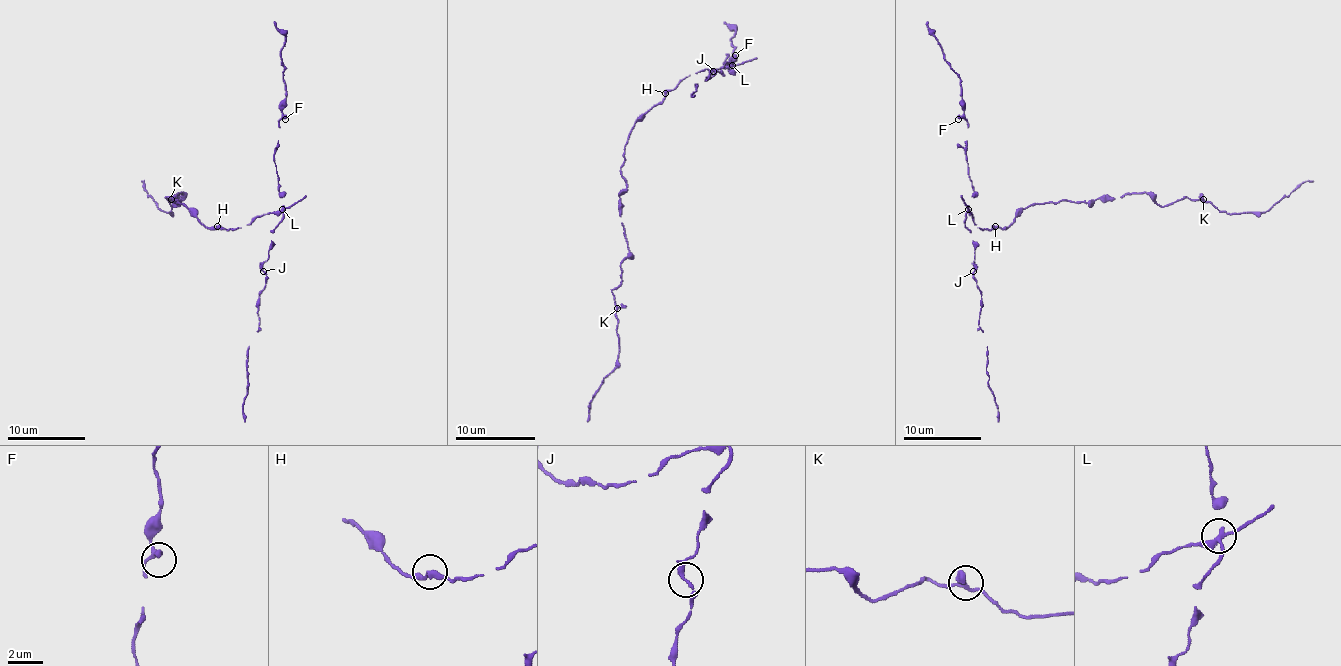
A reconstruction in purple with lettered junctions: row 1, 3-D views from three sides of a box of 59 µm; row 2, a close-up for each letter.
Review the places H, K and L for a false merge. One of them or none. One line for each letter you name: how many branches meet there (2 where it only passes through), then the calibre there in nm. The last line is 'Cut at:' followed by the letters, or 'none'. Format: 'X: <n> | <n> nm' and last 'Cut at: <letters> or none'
L: 3 | 240 nm
Cut at: L

